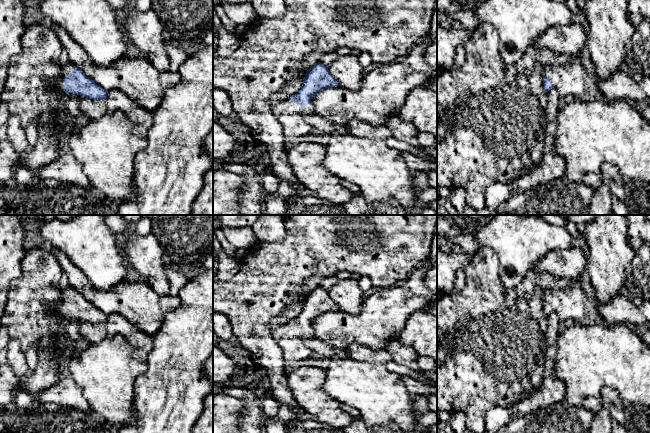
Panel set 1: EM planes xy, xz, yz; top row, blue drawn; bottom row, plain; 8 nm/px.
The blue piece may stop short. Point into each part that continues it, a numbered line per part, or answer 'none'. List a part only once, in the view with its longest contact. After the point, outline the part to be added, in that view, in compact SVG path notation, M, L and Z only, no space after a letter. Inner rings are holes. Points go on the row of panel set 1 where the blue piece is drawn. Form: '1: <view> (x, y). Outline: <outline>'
1: xy (58, 84). Outline: M69 63L62 67L60 77L58 80L52 82L51 87L54 91L60 90L63 91L63 79L65 76L67 76L70 72L72 72L74 69L74 65L72 63Z

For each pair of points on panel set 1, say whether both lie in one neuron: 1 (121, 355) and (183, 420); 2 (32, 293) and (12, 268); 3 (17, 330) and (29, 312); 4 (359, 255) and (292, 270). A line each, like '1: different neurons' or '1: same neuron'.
1: different neurons
2: different neurons
3: same neuron
4: same neuron

